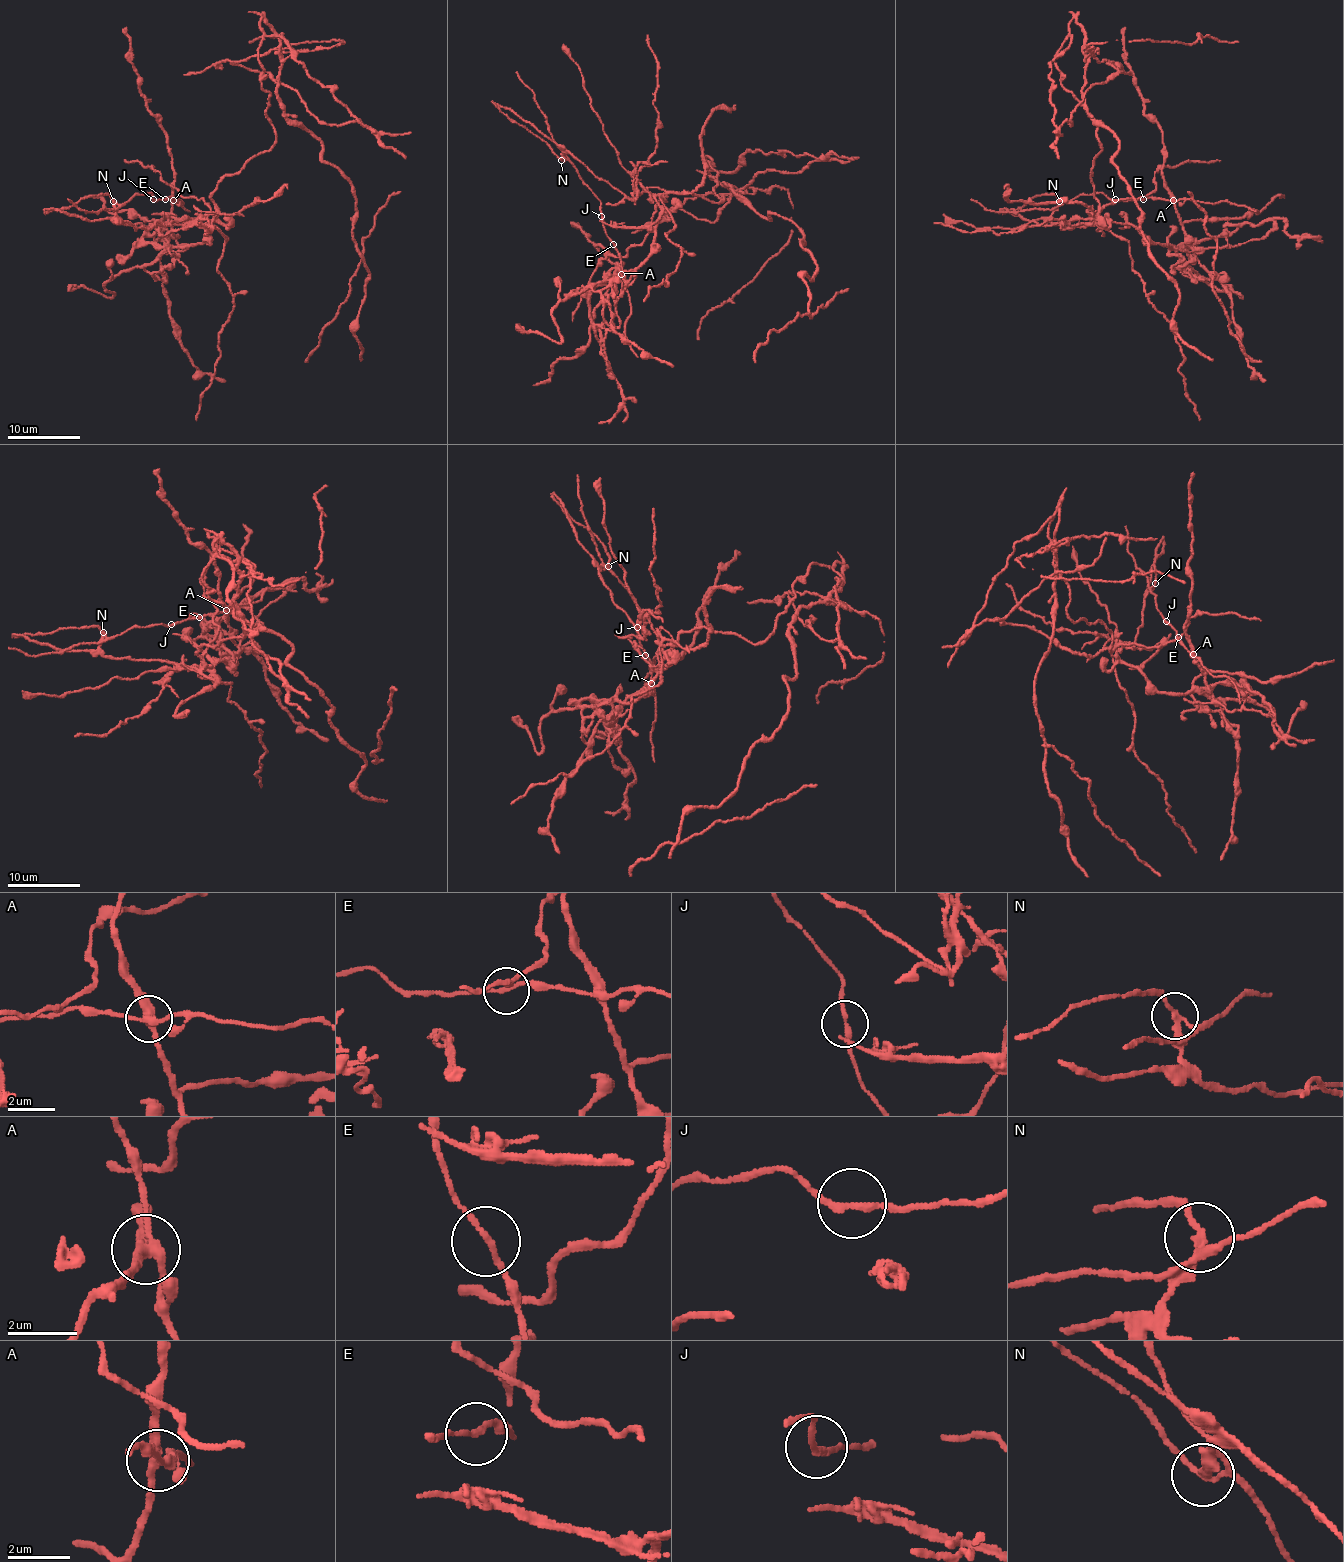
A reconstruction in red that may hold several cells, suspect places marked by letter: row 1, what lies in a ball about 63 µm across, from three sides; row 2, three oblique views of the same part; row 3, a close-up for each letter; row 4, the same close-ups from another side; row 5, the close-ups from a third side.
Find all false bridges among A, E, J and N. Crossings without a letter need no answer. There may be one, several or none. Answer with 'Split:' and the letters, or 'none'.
Split: A, N

